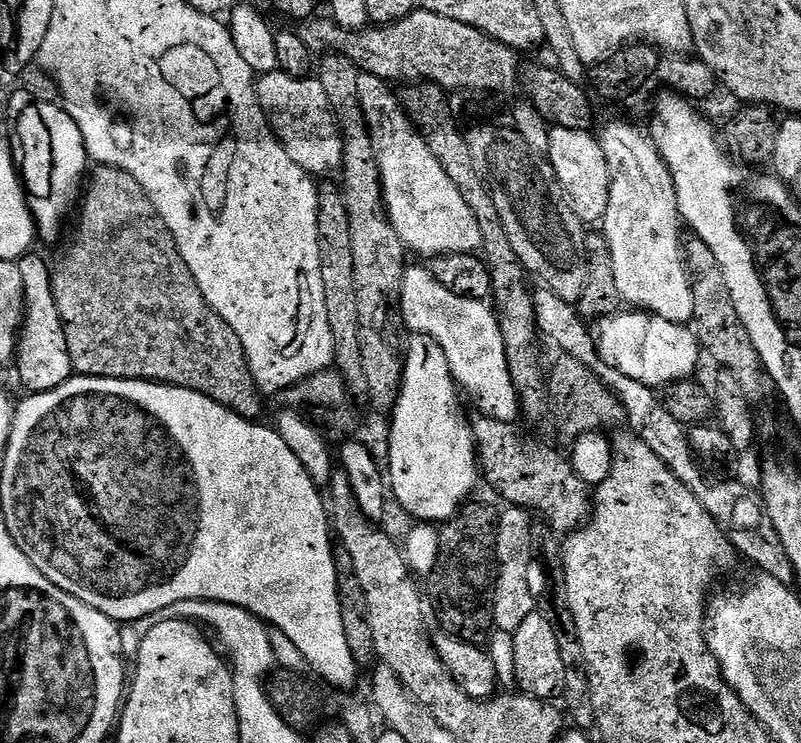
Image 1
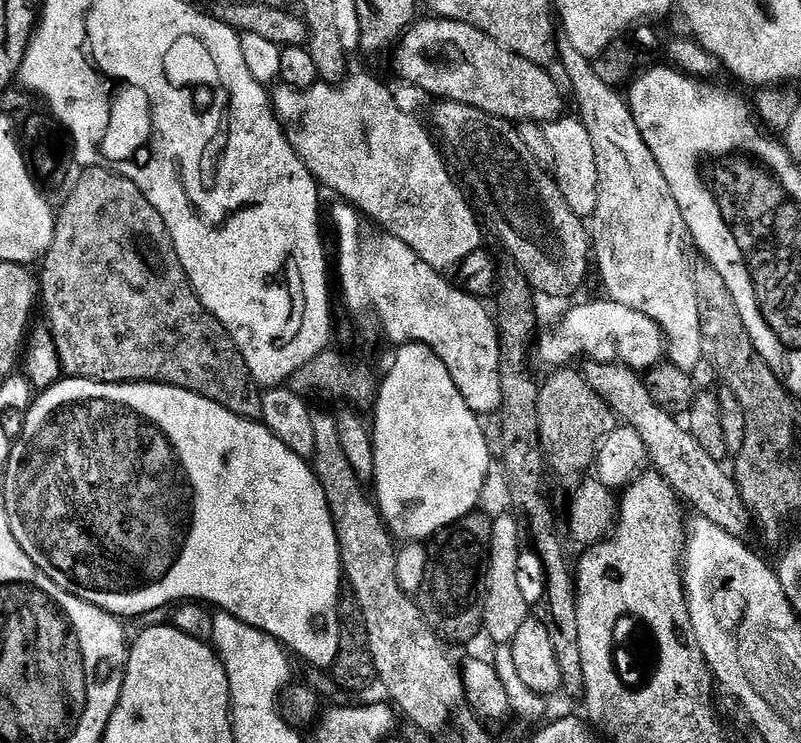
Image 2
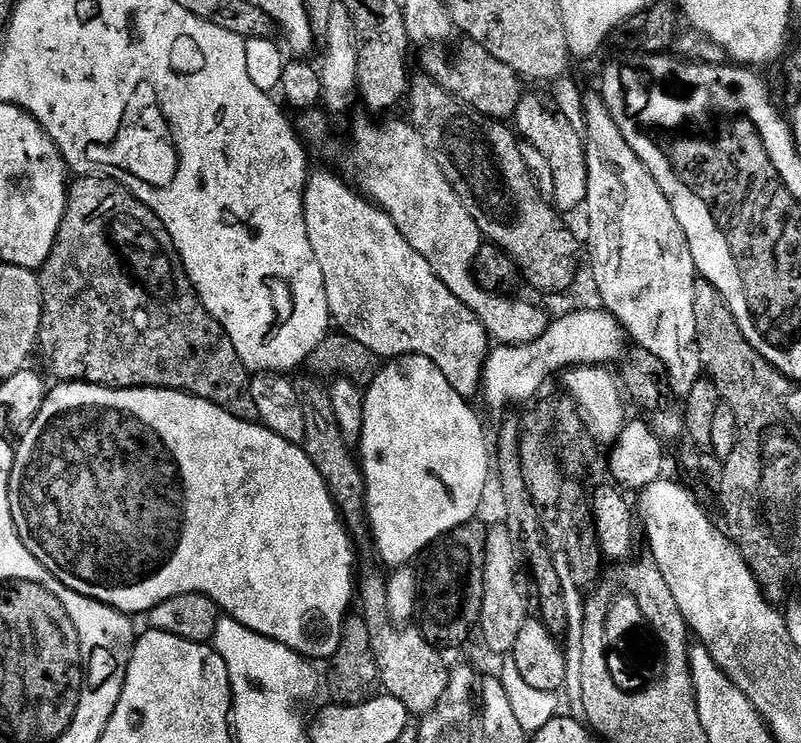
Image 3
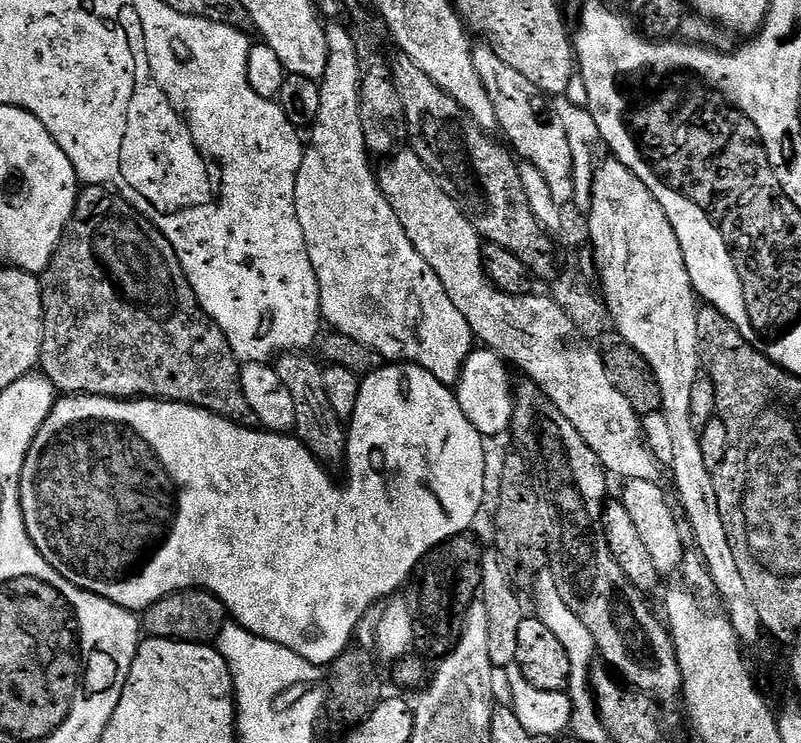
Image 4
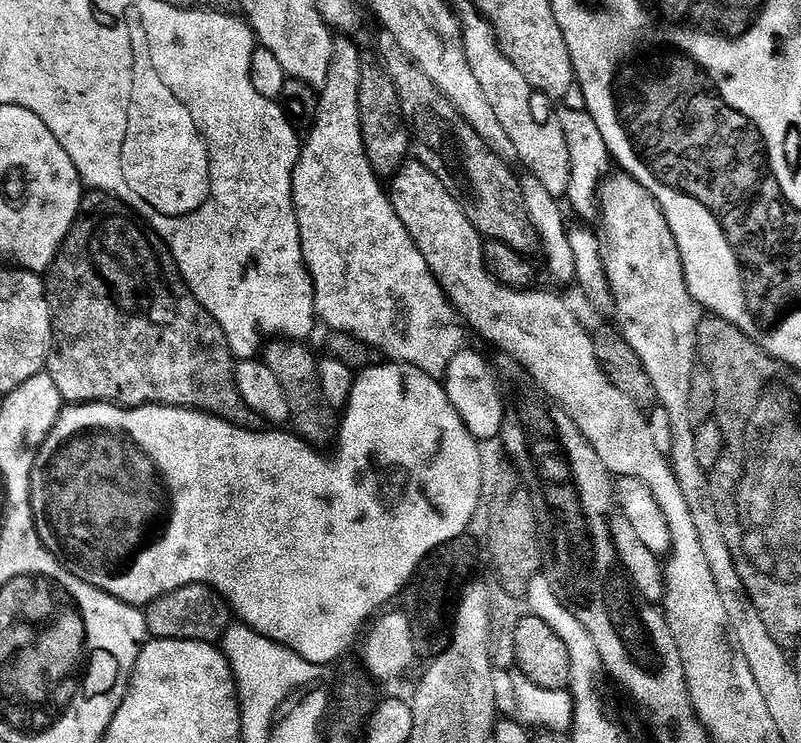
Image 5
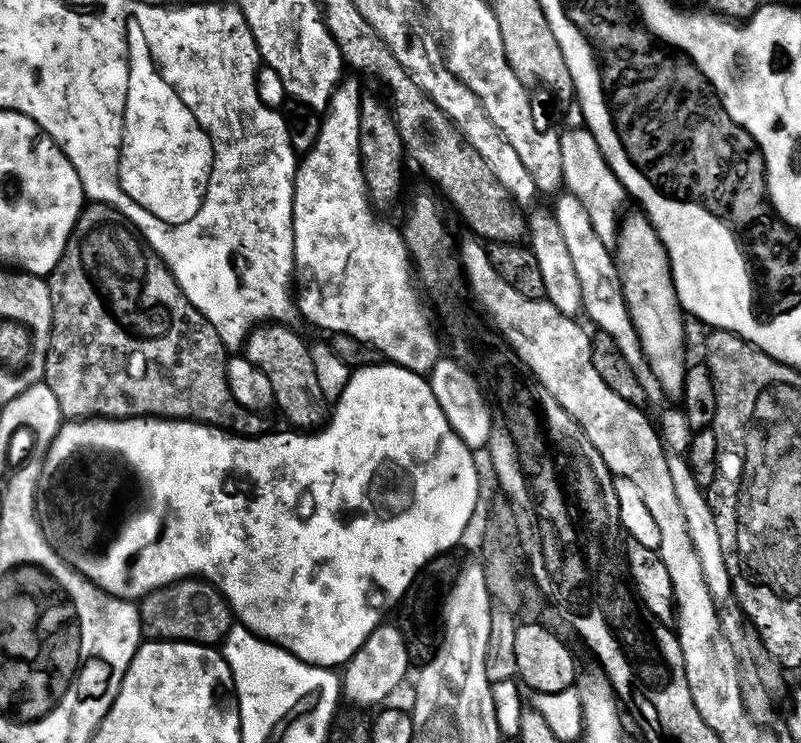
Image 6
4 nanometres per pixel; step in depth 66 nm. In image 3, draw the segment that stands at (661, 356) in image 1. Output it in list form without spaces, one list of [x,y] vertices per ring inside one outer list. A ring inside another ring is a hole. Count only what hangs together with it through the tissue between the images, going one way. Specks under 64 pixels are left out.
[[[584,308],[581,312],[568,312],[549,323],[547,330],[534,342],[519,346],[496,346],[488,353],[484,361],[484,379],[482,397],[500,412],[507,406],[508,400],[516,404],[519,400],[528,400],[544,384],[551,372],[557,374],[573,366],[608,366],[611,360],[619,361],[620,336],[622,325],[608,311],[591,312]]]

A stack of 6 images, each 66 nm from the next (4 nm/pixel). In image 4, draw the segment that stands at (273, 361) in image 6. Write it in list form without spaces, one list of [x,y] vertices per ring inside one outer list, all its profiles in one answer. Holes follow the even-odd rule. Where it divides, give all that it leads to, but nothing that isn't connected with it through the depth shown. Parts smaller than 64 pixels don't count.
[[[303,351],[285,352],[275,361],[275,370],[282,383],[290,390],[294,398],[297,422],[294,429],[295,439],[299,440],[309,454],[325,466],[333,466],[345,459],[348,450],[346,428],[338,414],[334,414],[334,406],[330,406],[330,398],[326,398],[326,382],[324,368],[308,357]]]

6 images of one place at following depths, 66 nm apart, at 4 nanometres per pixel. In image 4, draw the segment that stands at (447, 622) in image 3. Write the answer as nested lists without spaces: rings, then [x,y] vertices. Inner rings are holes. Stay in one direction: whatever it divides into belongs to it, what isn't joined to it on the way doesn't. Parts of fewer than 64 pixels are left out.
[[[472,534],[451,536],[445,544],[439,544],[421,560],[410,580],[410,603],[413,616],[413,642],[415,651],[421,657],[443,658],[456,649],[460,636],[464,633],[464,620],[470,606],[477,603],[480,592],[480,561],[482,559],[481,541]]]

